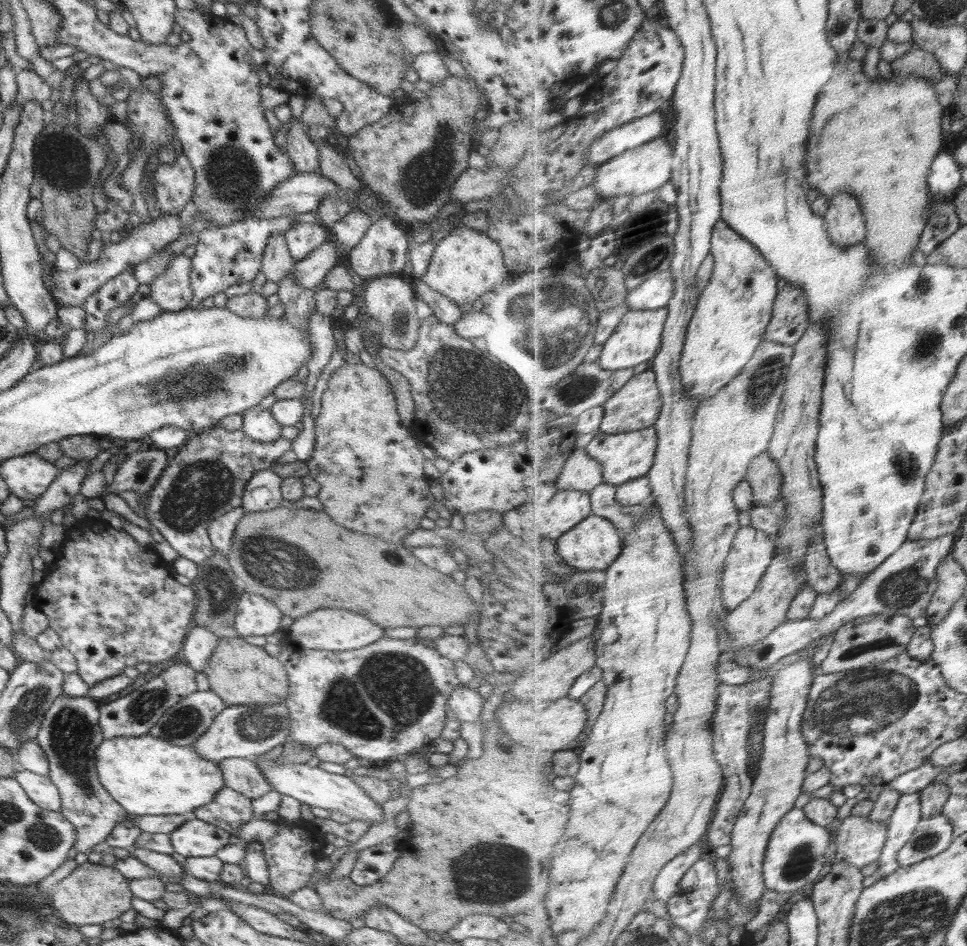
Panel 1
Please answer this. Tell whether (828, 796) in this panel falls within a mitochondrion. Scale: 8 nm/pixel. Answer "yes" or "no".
no

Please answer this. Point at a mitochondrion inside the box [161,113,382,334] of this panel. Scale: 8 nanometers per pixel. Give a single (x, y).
(232, 177)

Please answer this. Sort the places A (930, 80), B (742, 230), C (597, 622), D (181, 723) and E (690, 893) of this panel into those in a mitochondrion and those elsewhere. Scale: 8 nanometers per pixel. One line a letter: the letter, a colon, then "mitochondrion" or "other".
A: other
B: other
C: other
D: mitochondrion
E: mitochondrion

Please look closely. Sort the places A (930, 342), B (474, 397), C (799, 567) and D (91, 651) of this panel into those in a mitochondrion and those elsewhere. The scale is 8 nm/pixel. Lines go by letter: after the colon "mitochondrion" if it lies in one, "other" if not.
A: mitochondrion
B: mitochondrion
C: other
D: other

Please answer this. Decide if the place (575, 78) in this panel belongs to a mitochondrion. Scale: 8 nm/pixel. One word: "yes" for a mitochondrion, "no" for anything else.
no

